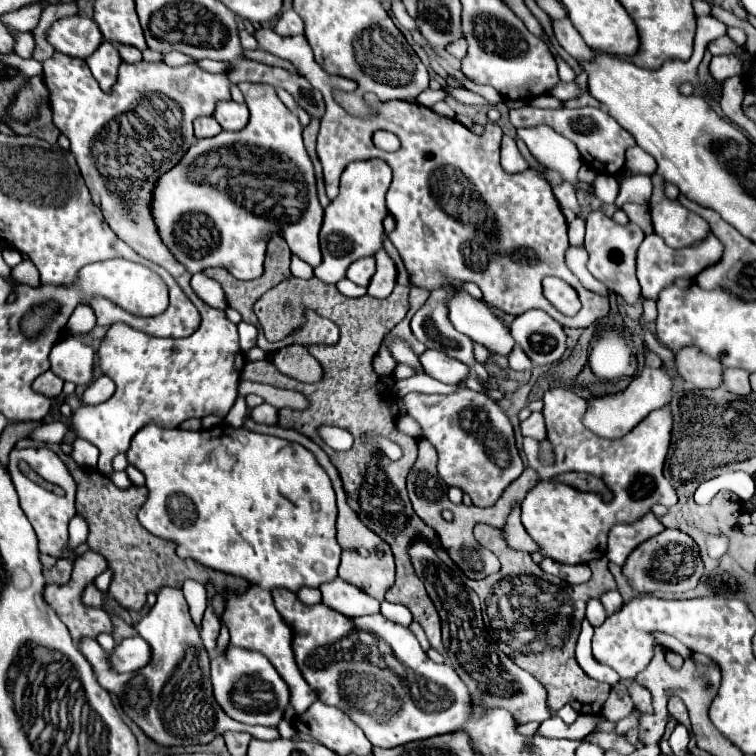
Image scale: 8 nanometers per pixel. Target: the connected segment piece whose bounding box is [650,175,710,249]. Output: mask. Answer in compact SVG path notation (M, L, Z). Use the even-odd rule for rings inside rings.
M654 175L652 183L654 191L650 197L650 215L654 231L674 249L690 247L704 239L710 231L708 223L692 211L686 211L678 201L666 199L664 179Z

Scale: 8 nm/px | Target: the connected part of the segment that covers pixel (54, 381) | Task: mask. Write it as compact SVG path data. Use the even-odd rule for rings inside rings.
M52 371L42 373L42 375L32 383L34 391L38 391L38 393L50 397L50 399L54 399L54 397L58 397L58 395L62 393L62 385L64 385L64 381L62 381L60 377L54 377Z

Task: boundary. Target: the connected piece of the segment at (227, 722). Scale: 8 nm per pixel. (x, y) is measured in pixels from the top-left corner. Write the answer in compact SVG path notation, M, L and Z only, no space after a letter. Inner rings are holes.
M162 589L156 605L136 625L136 631L150 645L150 661L146 667L134 673L112 673L108 667L108 655L92 638L79 640L79 649L98 673L98 683L114 693L122 705L122 711L144 731L146 737L164 747L174 745L202 745L226 731L250 731L256 739L278 739L278 727L244 727L230 719L222 707L218 707L210 685L210 659L202 647L202 639L190 619L186 599L180 589Z

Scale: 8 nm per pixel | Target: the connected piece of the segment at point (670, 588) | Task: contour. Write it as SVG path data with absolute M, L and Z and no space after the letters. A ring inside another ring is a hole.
M664 529L660 535L654 535L646 543L640 543L628 555L628 559L622 565L622 573L628 579L630 587L642 595L684 593L698 585L698 579L704 573L704 565L700 559L700 571L698 571L698 547L688 535L676 529Z

